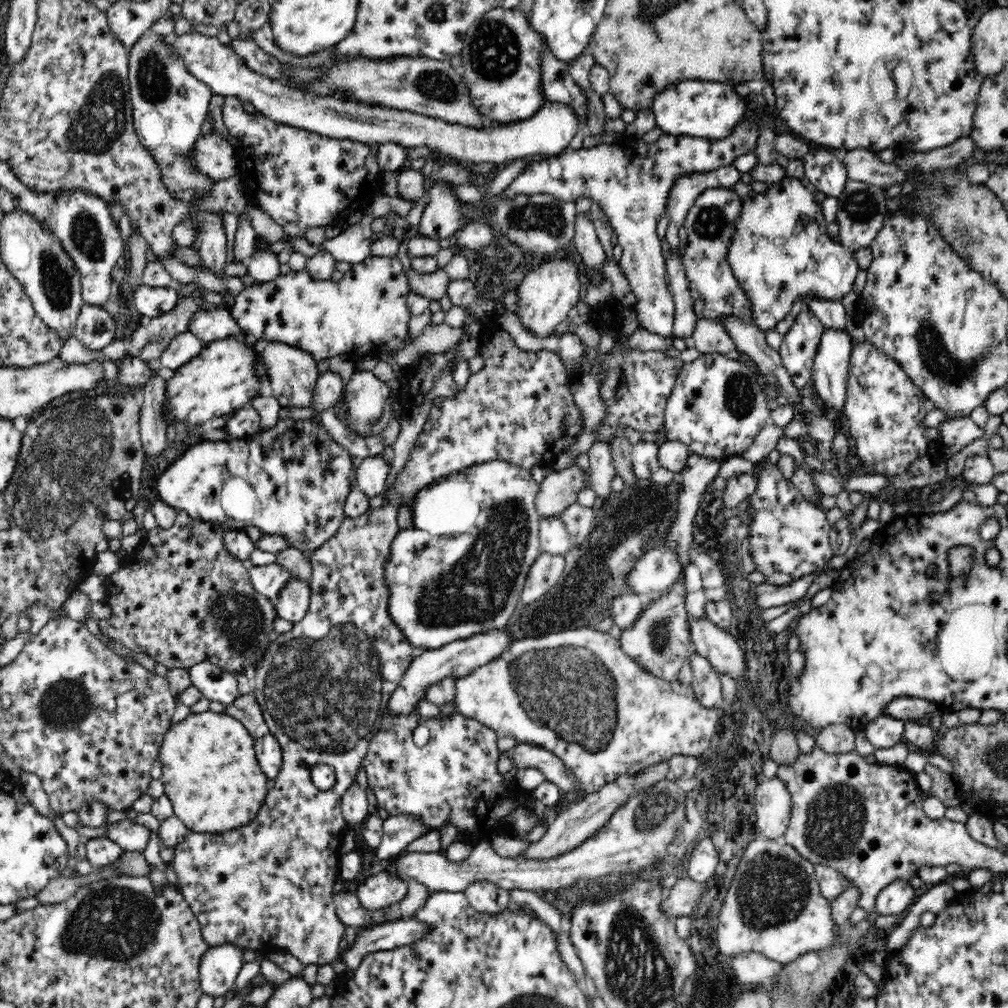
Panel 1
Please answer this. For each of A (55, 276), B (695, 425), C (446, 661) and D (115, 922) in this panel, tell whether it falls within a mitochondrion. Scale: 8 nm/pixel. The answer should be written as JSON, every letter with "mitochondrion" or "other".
{"A":"mitochondrion","B":"other","C":"other","D":"mitochondrion"}

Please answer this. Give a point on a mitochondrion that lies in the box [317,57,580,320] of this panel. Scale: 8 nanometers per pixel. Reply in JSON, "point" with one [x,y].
{"point":[548,218]}

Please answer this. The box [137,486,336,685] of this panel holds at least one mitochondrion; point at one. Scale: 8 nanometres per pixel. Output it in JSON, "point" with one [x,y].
{"point":[242,620]}

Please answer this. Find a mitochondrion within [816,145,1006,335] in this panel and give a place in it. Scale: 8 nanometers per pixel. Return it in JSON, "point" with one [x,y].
{"point":[862,206]}

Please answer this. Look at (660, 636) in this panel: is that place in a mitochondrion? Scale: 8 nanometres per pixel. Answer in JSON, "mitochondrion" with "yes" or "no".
{"mitochondrion":"yes"}

